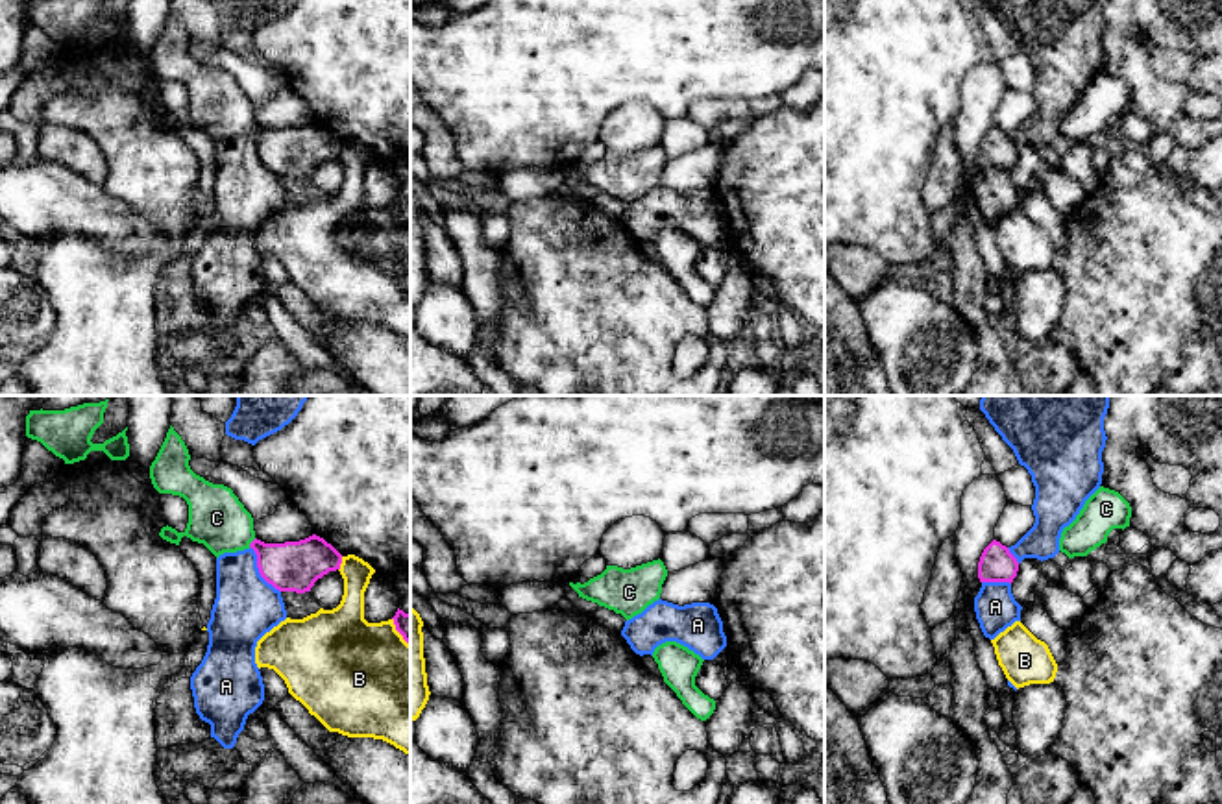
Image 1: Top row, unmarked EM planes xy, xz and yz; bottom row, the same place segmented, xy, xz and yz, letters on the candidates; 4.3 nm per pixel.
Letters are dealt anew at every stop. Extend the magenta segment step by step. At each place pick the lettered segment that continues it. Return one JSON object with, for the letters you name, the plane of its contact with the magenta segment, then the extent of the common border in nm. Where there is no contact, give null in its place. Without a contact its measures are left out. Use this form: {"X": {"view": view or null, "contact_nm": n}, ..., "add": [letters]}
{"C": {"view": "xy", "contact_nm": 50}, "add": ["C"]}

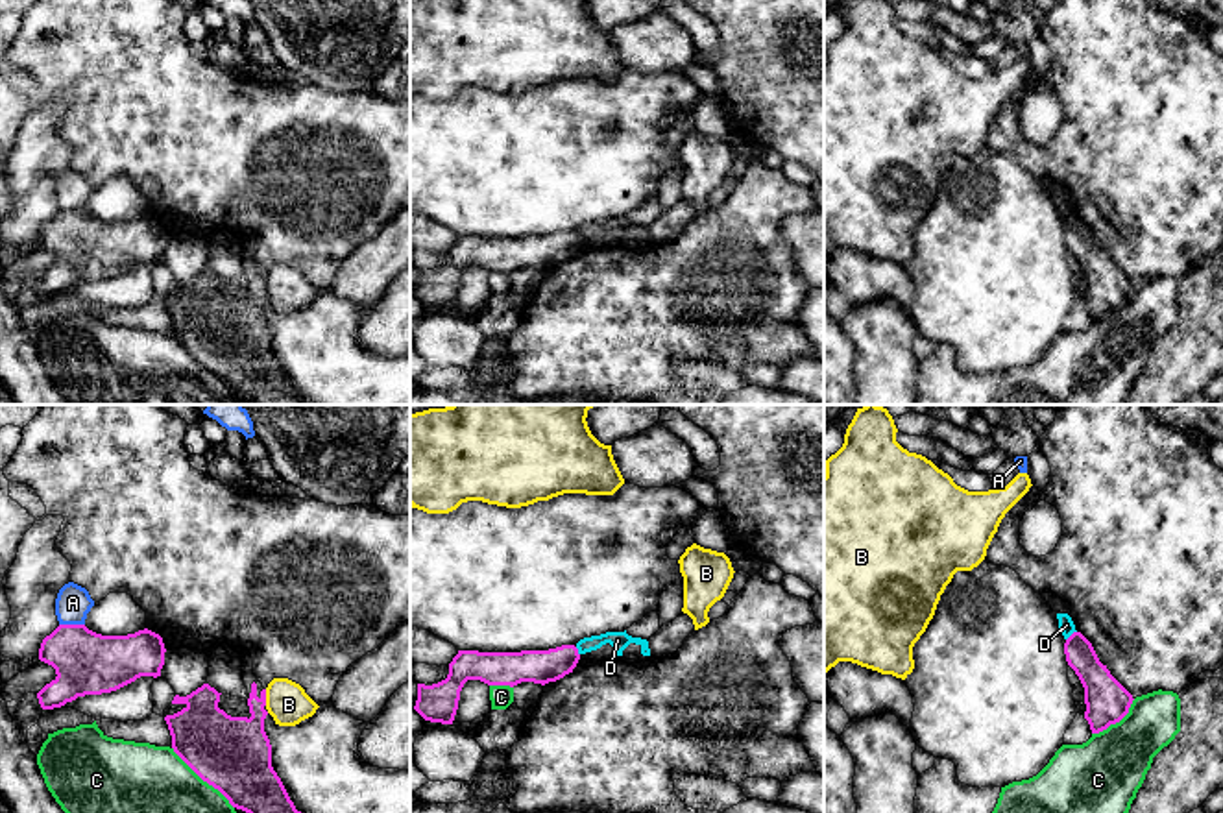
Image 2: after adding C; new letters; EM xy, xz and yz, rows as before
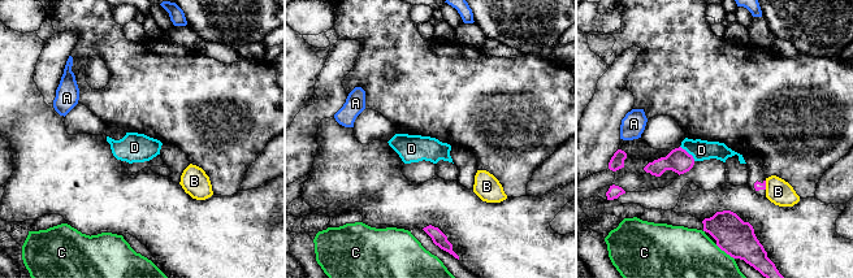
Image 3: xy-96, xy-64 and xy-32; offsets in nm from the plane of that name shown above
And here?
{"add": []}

